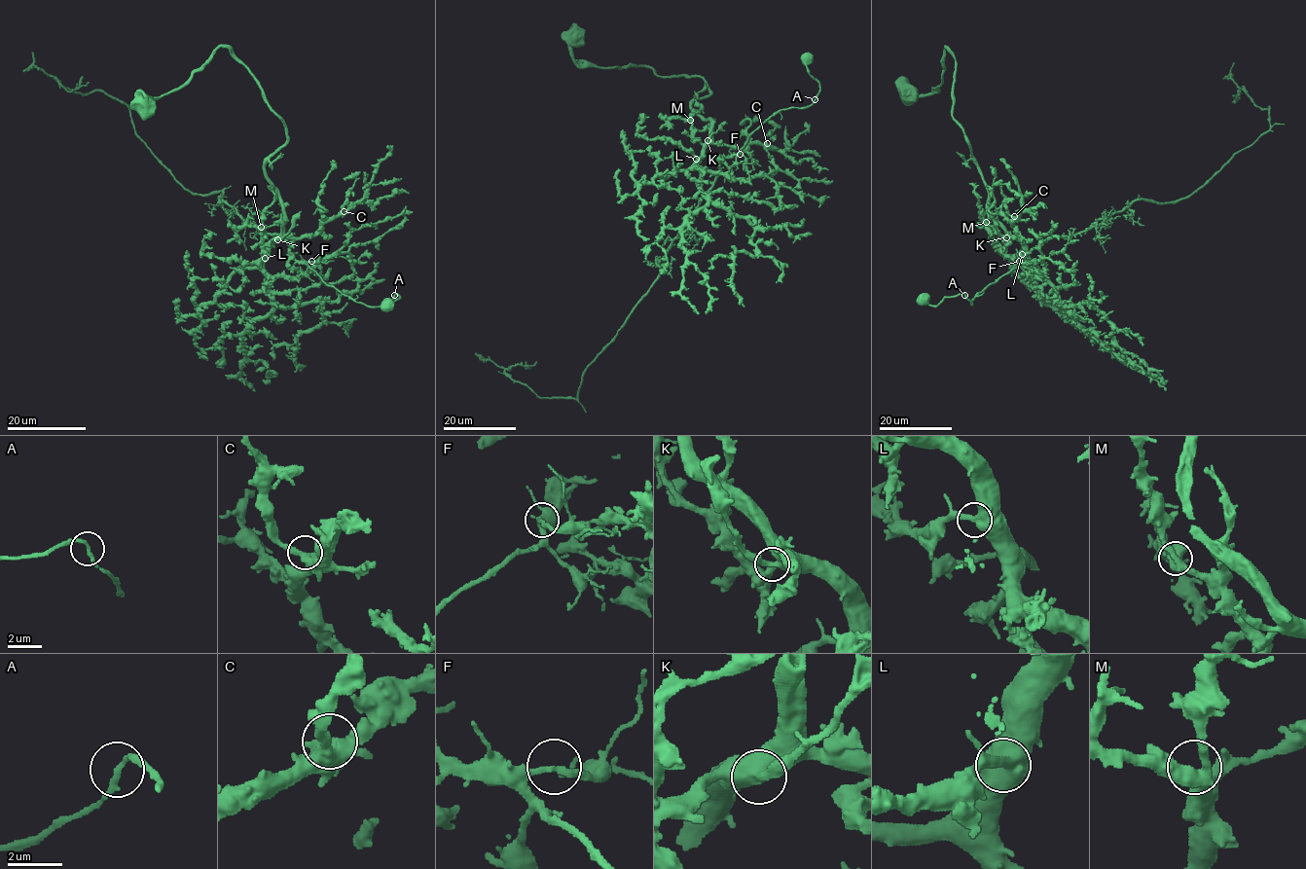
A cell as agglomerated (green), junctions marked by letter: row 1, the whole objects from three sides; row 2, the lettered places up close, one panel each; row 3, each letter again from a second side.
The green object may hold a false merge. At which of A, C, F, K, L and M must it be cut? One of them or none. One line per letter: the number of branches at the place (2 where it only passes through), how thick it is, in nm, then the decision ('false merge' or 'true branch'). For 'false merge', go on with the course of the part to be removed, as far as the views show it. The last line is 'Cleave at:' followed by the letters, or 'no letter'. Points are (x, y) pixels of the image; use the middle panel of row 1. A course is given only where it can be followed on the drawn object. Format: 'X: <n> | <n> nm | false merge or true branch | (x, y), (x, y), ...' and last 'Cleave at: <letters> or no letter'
A: 2 | 200 nm | true branch
C: 2 | 550 nm | true branch
F: 2 | 200 nm | false merge | (740, 154), (721, 161), (659, 277), (585, 370), (577, 398), (541, 398), (505, 372), (536, 361)
K: 2 | 420 nm | true branch
L: 2 | 500 nm | true branch
M: 3 | 440 nm | true branch
Cleave at: F

